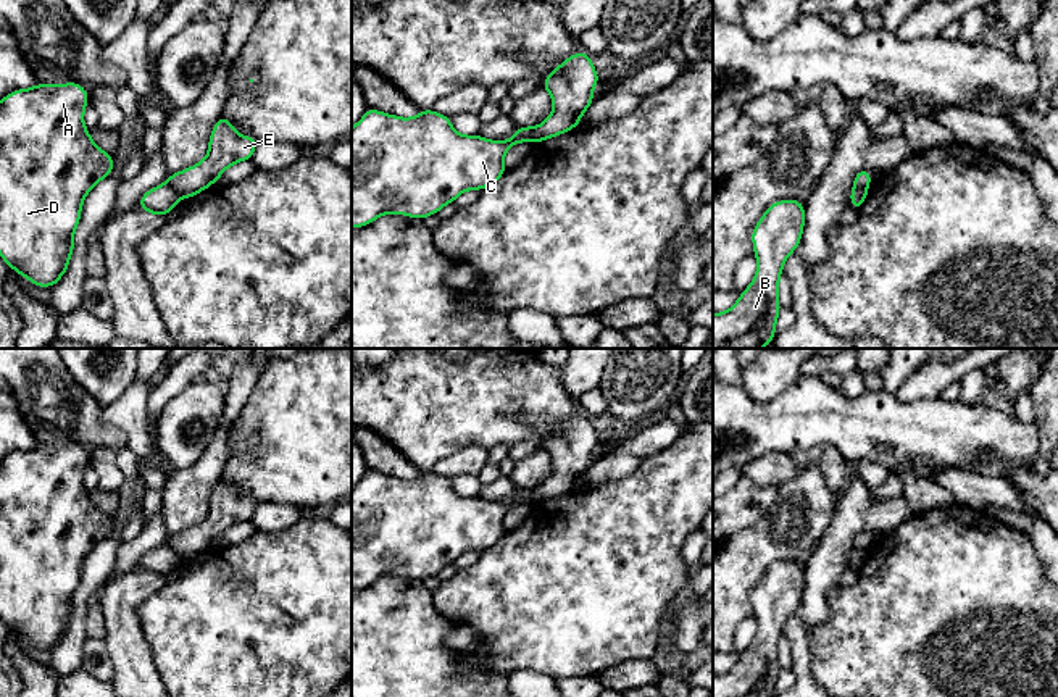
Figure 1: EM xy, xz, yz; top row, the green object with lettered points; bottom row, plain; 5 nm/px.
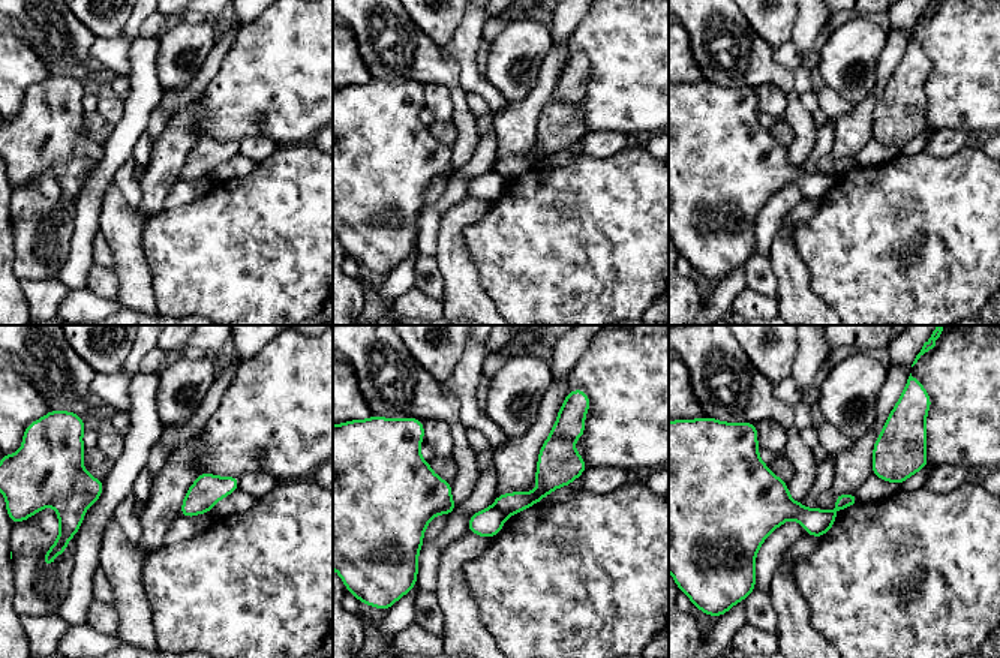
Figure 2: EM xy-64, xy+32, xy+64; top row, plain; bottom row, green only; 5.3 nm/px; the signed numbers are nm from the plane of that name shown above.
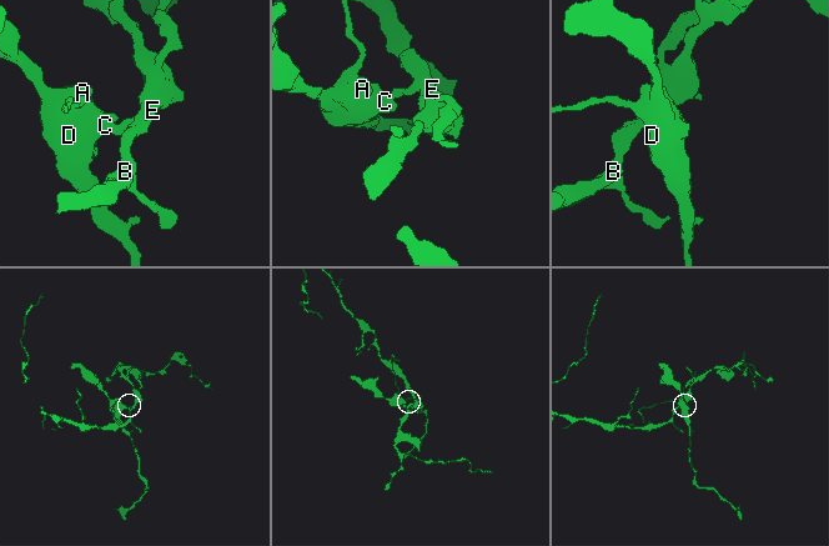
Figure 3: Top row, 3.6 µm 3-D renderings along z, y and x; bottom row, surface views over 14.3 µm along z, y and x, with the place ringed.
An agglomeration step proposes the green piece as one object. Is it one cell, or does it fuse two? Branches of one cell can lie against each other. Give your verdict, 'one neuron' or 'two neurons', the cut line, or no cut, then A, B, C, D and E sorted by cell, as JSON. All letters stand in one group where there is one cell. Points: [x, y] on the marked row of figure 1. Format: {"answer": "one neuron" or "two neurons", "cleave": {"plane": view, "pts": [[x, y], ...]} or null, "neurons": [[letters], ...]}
{"answer": "two neurons", "cleave": {"plane": "xy", "pts": [[168, 181], [179, 197]]}, "neurons": [["A", "C", "D"], ["B", "E"]]}

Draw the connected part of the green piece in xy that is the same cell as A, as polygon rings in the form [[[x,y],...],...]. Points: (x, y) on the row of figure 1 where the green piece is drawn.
[[[77,82],[37,84],[0,102],[0,257],[35,287],[53,287],[68,271],[84,198],[115,166],[113,155],[98,148],[84,126],[87,103],[89,92]]]

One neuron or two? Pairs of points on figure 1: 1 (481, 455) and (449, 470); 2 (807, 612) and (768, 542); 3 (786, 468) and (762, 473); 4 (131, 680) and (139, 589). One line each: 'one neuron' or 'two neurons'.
1: one neuron
2: two neurons
3: one neuron
4: one neuron

